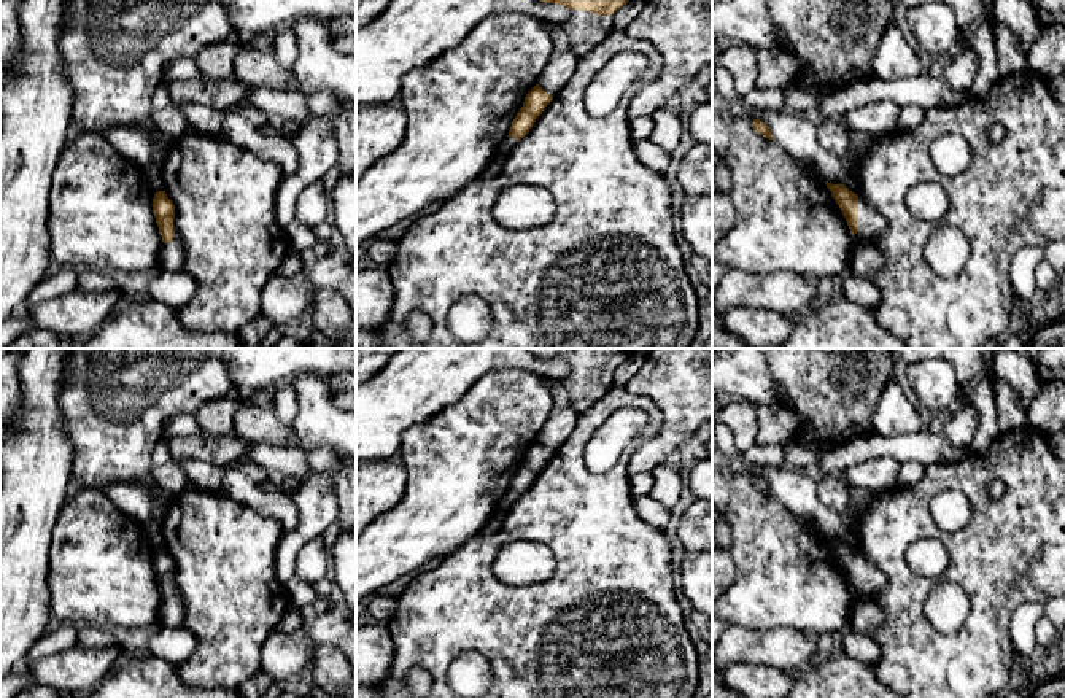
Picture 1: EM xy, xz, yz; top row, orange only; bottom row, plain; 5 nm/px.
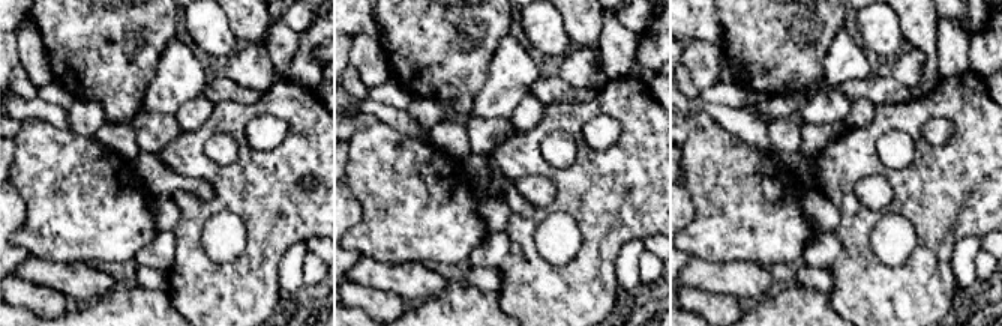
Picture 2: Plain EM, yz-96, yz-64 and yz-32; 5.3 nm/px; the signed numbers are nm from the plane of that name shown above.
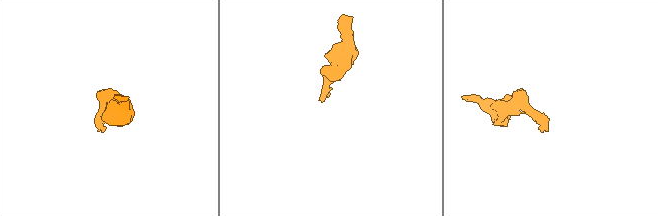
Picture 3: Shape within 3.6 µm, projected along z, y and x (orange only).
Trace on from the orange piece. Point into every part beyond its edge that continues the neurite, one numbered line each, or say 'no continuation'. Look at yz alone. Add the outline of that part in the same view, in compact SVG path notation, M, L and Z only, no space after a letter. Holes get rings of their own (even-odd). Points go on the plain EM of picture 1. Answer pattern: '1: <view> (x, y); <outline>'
1: yz (871, 581); M858 553L858 585L855 596L862 599L874 599L885 587L885 576L876 569L862 553Z

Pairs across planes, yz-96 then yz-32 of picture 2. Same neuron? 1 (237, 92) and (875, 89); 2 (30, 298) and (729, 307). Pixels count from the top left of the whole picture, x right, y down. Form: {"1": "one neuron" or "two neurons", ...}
{"1": "one neuron", "2": "one neuron"}

